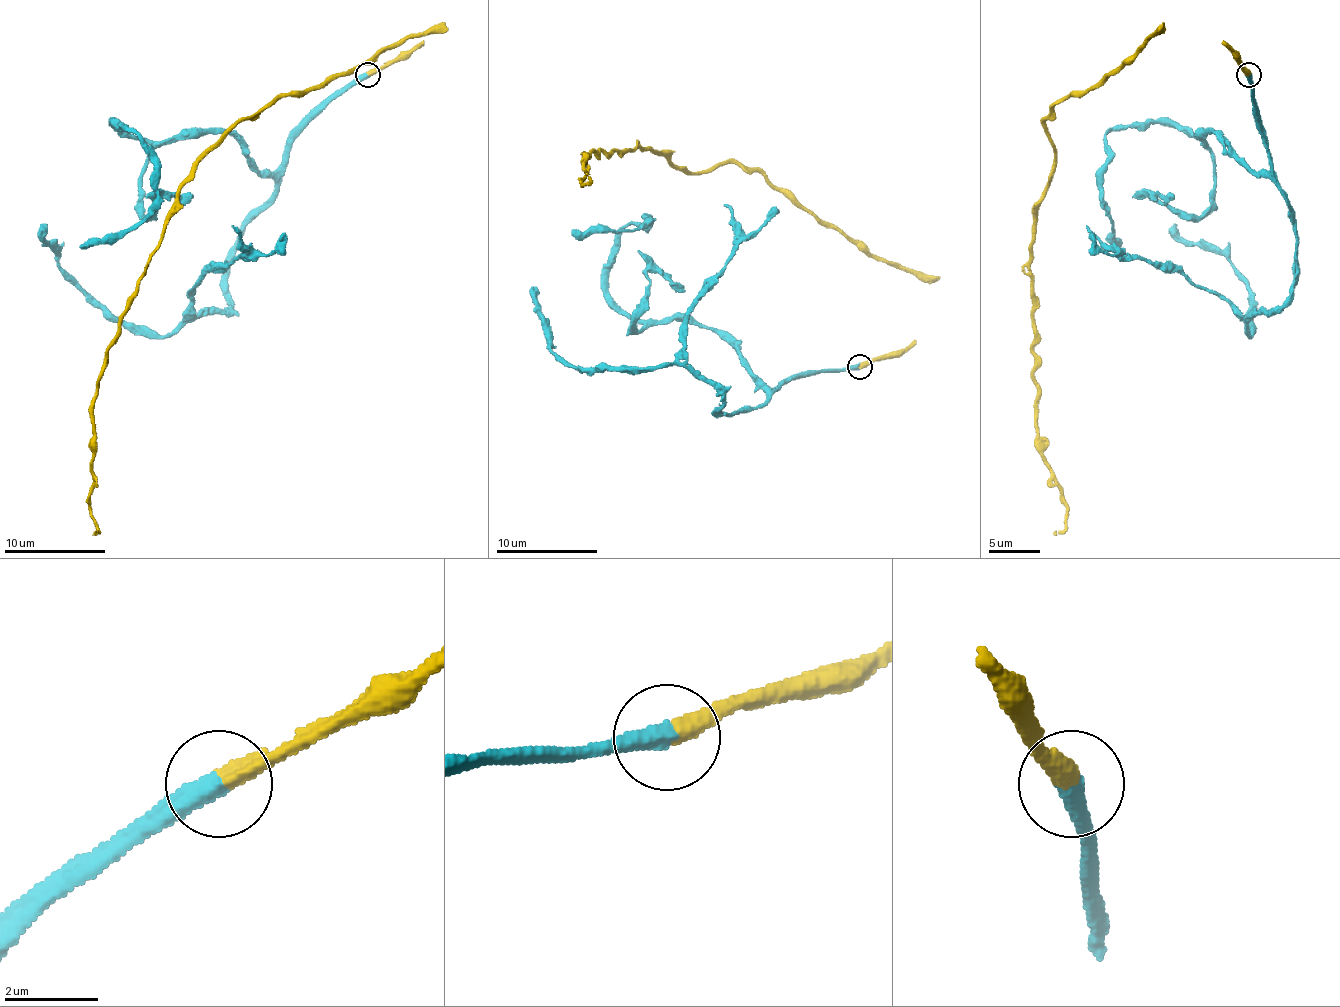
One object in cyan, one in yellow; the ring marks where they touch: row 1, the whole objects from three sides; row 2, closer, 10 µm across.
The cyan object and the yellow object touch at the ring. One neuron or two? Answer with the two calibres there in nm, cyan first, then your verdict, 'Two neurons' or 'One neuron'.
Thickness 480 nm (cyan) against 400 nm. One neuron

